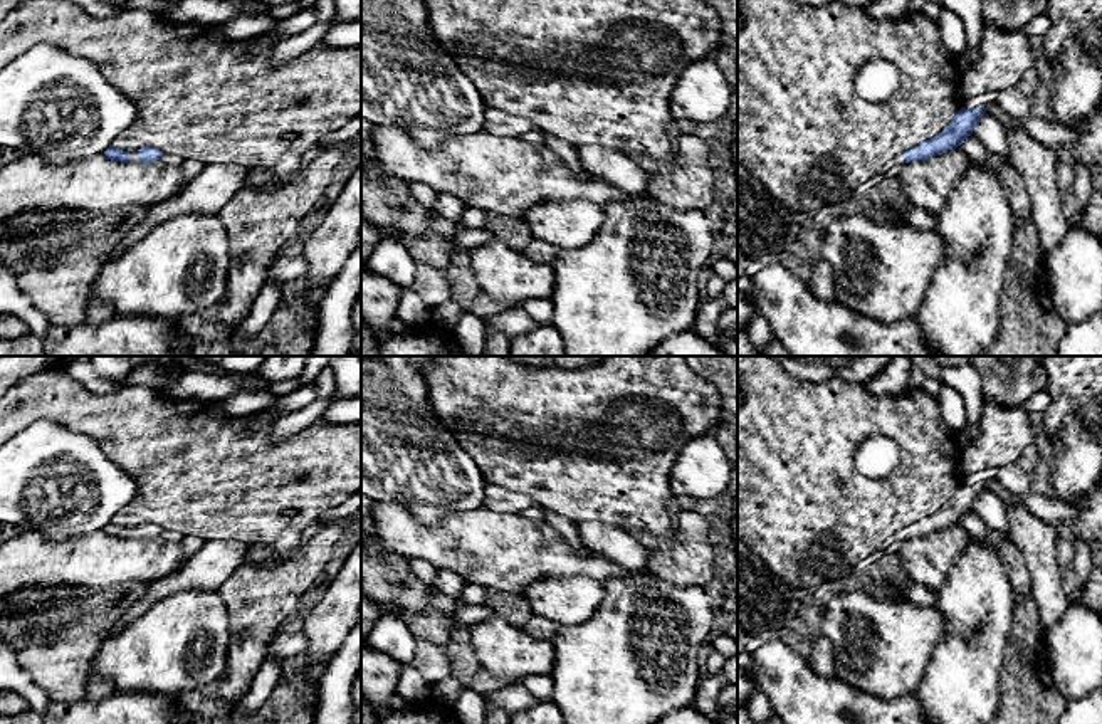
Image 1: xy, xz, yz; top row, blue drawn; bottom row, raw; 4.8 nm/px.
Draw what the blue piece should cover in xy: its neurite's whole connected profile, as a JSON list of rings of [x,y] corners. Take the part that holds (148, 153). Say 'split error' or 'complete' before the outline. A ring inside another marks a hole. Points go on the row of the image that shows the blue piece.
split error | [[[109,146],[104,155],[113,161],[121,163],[151,163],[161,158],[161,151],[153,146],[144,146],[134,151],[123,151],[114,146]]]

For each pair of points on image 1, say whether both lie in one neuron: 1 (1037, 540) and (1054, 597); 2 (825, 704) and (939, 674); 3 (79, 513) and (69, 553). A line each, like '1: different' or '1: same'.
1: same
2: different
3: different

